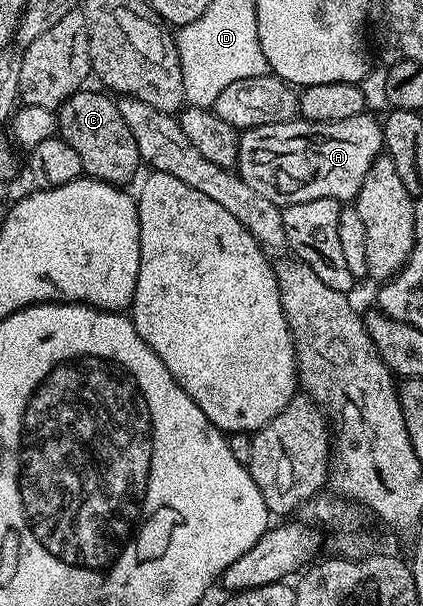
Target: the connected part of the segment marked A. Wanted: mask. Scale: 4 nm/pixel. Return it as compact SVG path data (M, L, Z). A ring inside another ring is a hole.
M371 112L330 123L293 119L246 129L240 133L238 172L246 184L275 205L310 203L310 199L351 202L366 179L366 171L381 156L384 130Z

